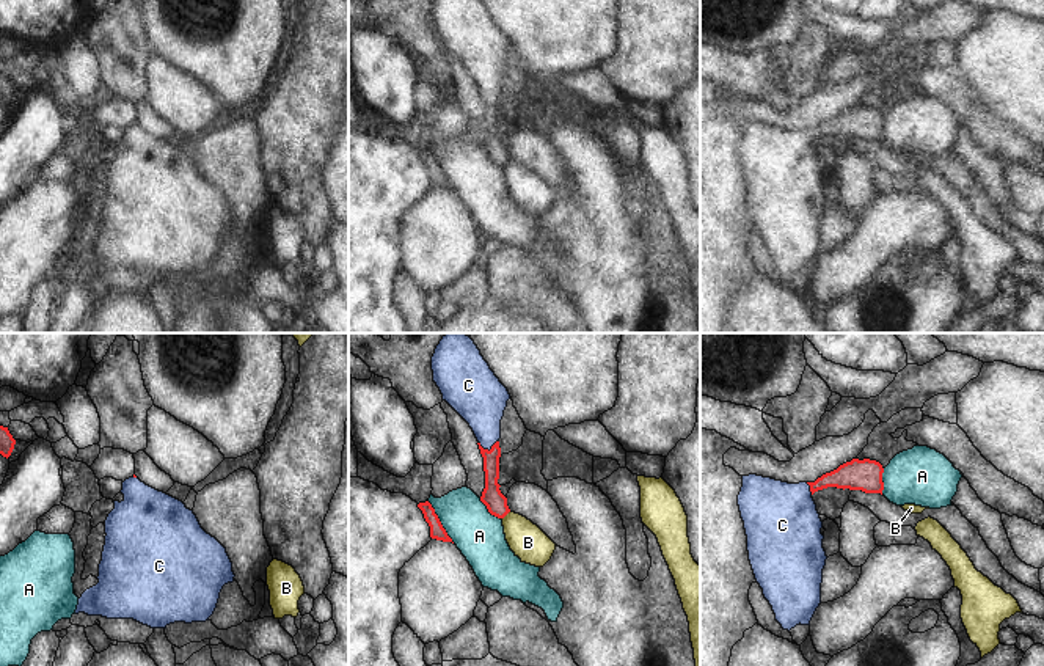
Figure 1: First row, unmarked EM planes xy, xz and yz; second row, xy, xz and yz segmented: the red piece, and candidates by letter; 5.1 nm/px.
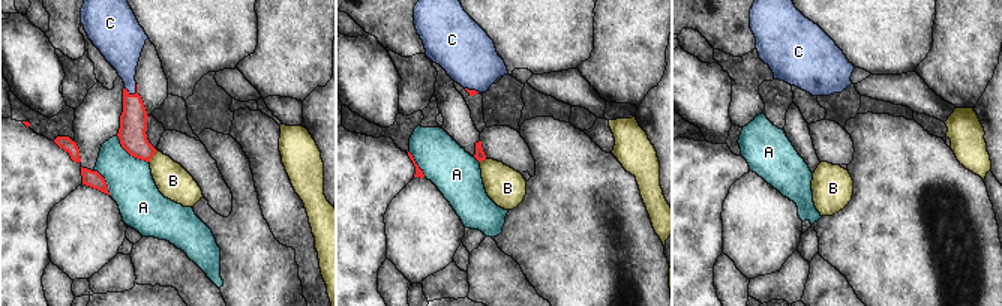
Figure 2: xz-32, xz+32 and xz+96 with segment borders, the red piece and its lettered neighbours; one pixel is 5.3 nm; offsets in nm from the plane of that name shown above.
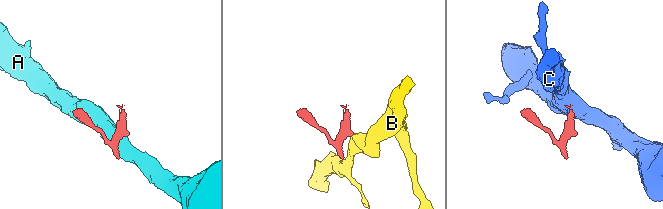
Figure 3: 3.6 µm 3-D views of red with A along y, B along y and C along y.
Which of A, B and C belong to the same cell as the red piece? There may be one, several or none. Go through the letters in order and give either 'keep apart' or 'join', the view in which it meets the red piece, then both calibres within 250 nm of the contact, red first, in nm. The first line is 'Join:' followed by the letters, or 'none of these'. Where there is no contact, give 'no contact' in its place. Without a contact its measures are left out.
Join: C
A: keep apart; meets red in xz; 80 nm thick on the red side, 240 nm on the other
B: keep apart; meets red in xz; 110 nm thick on the red side, 180 nm on the other
C: join; meets red in xz; 110 nm thick on the red side, 240 nm on the other

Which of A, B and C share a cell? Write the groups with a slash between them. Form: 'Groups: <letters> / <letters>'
Groups: A / B / C.

